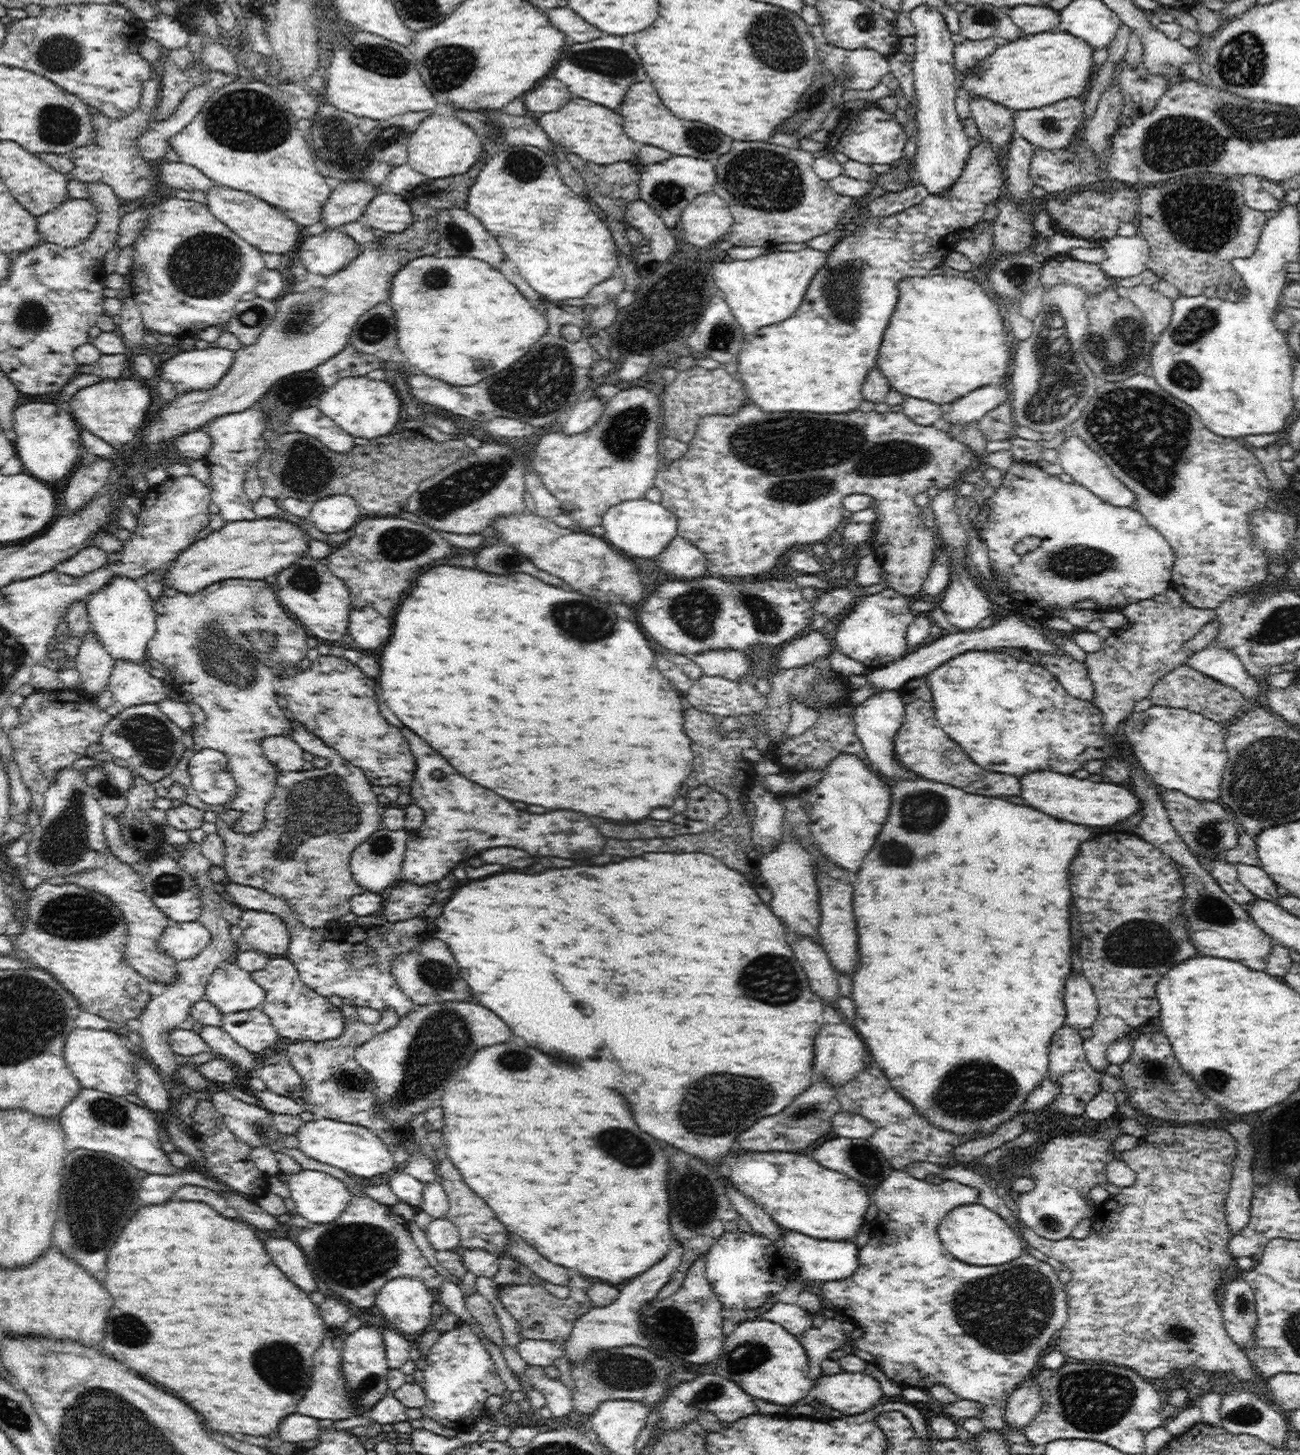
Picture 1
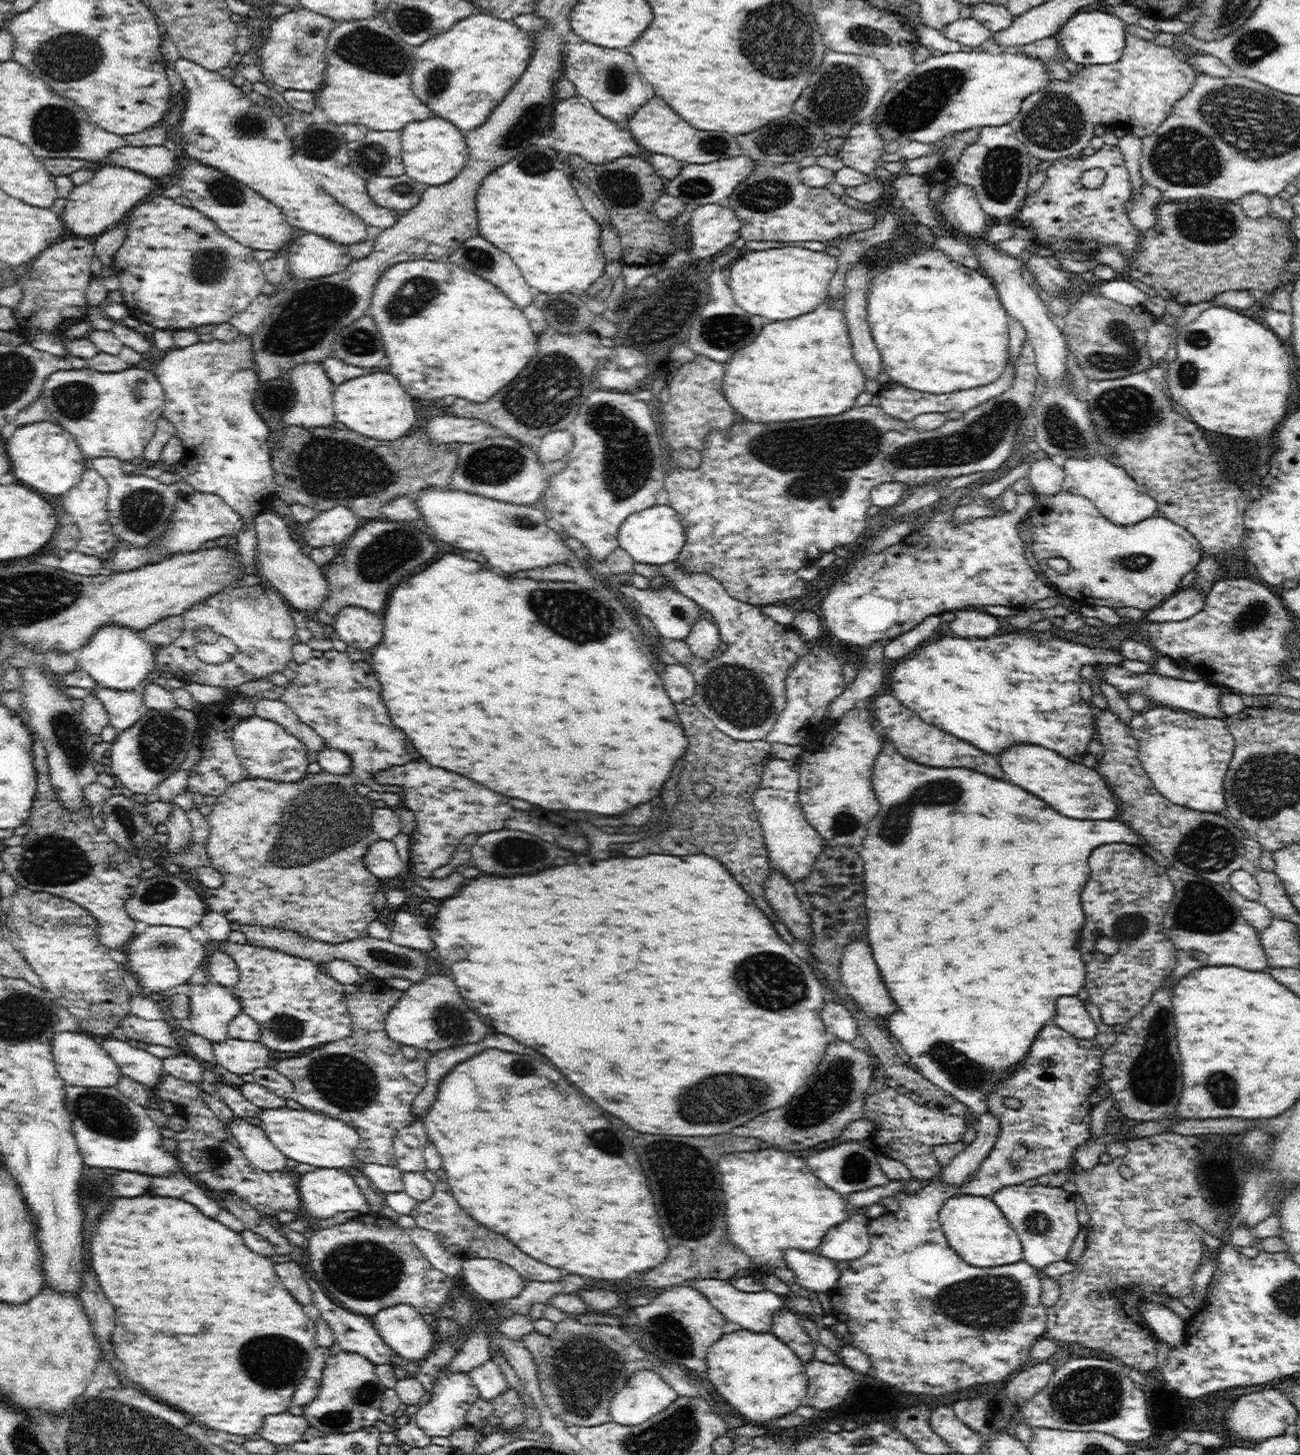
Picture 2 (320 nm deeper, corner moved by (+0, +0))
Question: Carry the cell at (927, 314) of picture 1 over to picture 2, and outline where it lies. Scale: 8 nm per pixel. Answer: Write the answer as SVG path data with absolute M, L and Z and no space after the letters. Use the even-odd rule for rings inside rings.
M930 247L923 250L918 249L916 252L909 250L905 256L897 257L890 266L875 274L871 280L867 302L867 321L874 342L881 354L882 368L898 384L904 384L904 386L920 390L920 392L930 392L930 394L948 394L948 392L956 392L956 390L968 390L977 386L984 386L984 384L994 383L1002 376L1004 366L1008 363L1008 324L1006 324L1006 320L1009 319L992 280L976 269L970 269L953 262L950 256L941 249Z

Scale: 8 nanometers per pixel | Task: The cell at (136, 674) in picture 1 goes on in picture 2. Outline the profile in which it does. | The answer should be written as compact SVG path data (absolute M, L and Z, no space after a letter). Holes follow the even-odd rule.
M149 677L132 690L112 690L96 684L93 695L106 707L109 724L116 729L117 735L128 731L149 709L143 701L143 690L149 684L152 684Z

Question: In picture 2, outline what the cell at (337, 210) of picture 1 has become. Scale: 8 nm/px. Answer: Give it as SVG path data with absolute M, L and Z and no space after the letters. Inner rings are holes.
M405 172L398 176L371 176L366 192L378 205L390 210L410 210L420 202L428 185L410 178Z

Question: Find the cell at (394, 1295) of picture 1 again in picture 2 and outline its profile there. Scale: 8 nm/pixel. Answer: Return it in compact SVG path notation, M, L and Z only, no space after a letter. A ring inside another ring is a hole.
M404 1302L404 1304L396 1304L396 1306L388 1306L379 1310L374 1315L375 1326L378 1335L384 1339L396 1355L406 1358L406 1360L416 1361L422 1360L435 1349L435 1341L431 1324L424 1321L422 1314L417 1312L415 1307Z

